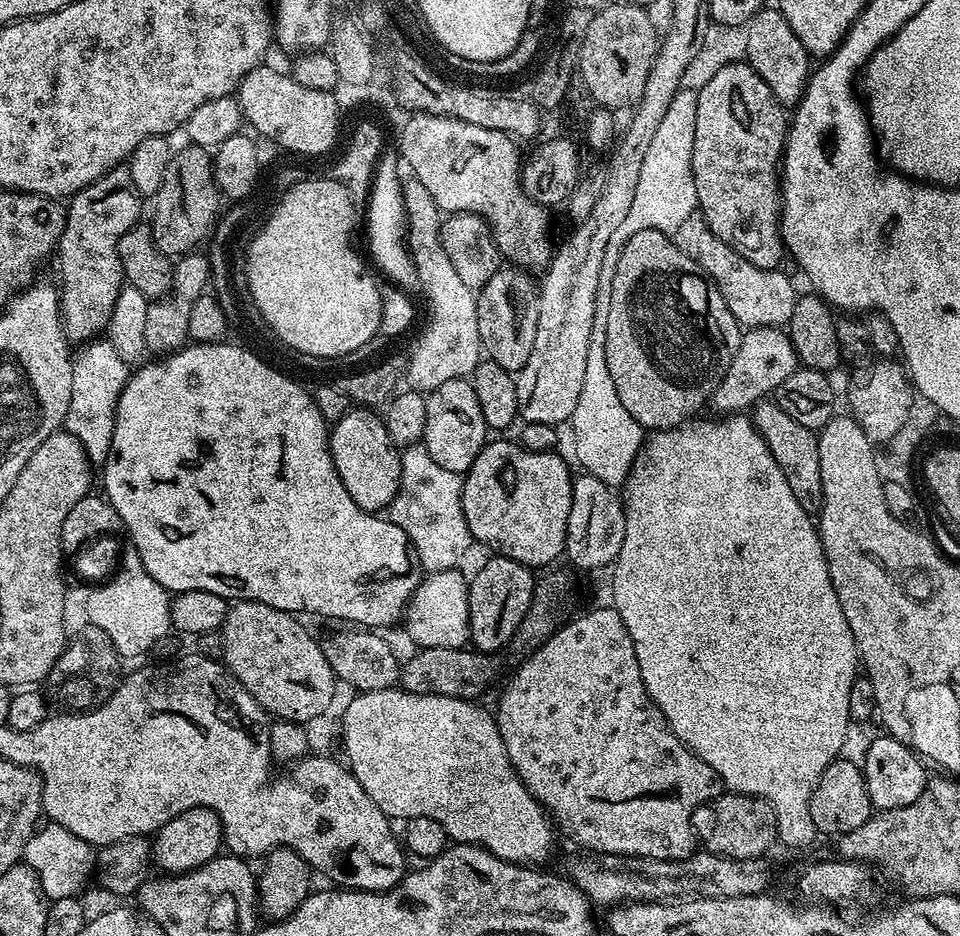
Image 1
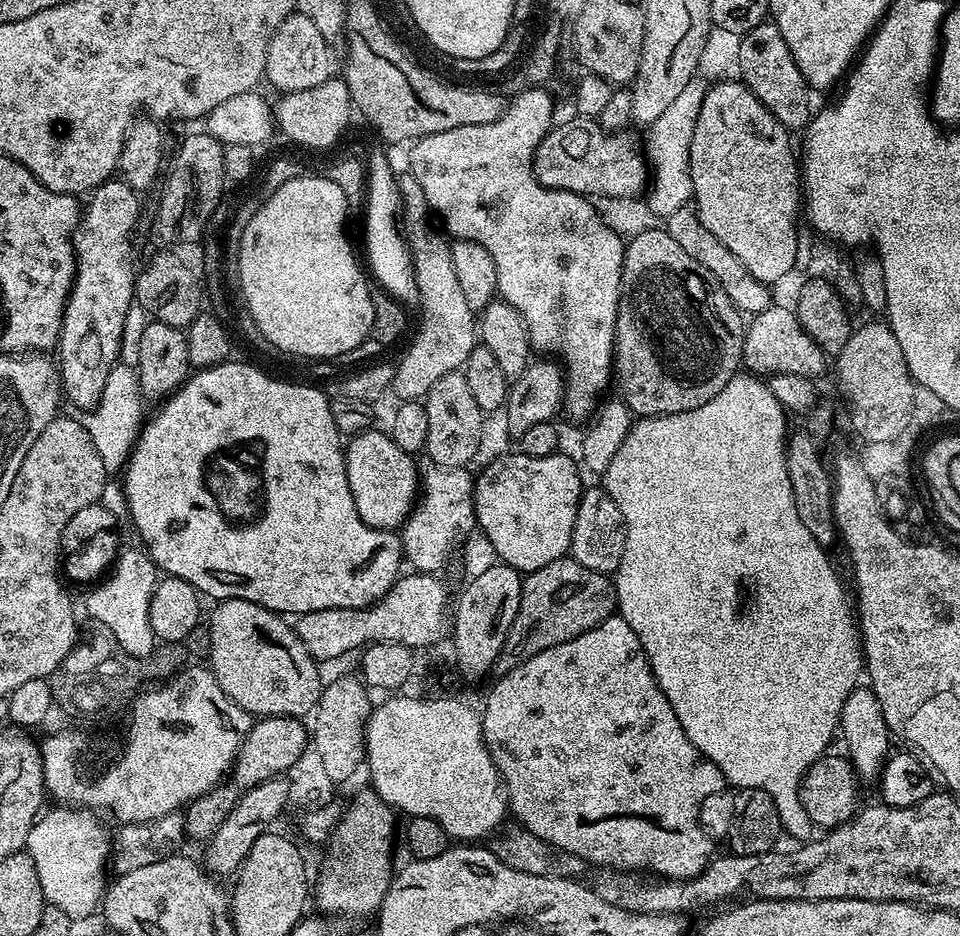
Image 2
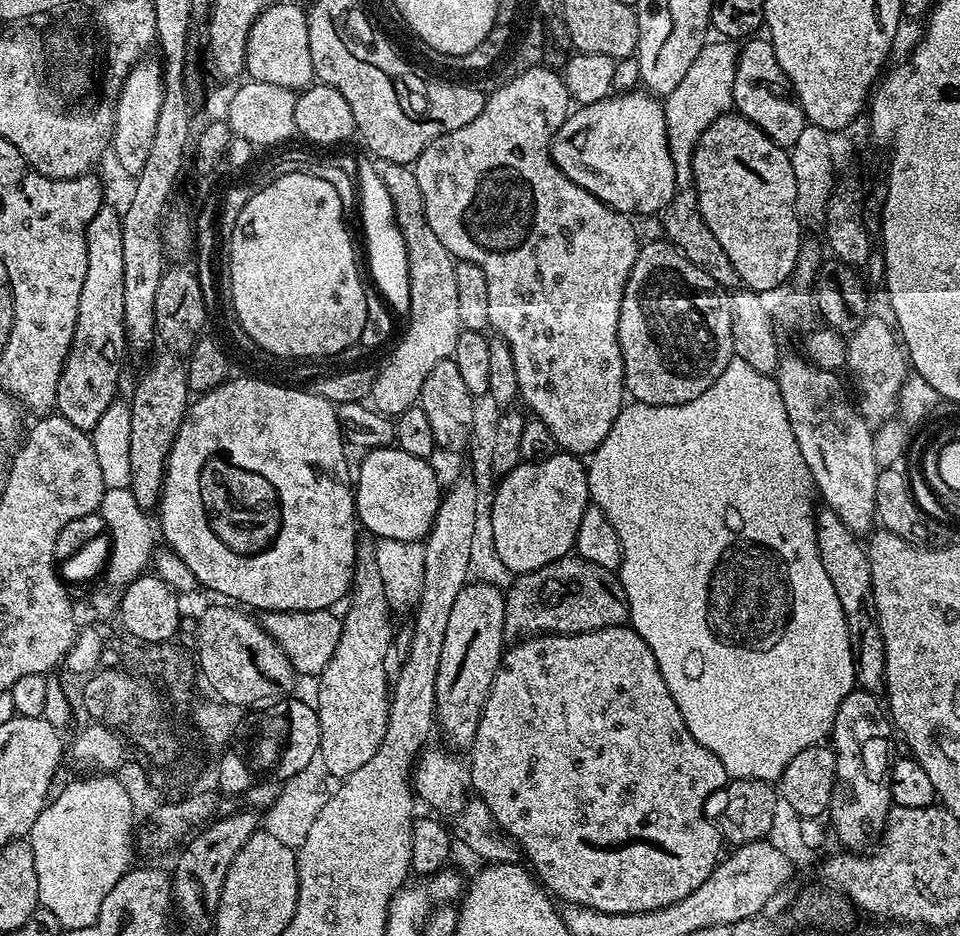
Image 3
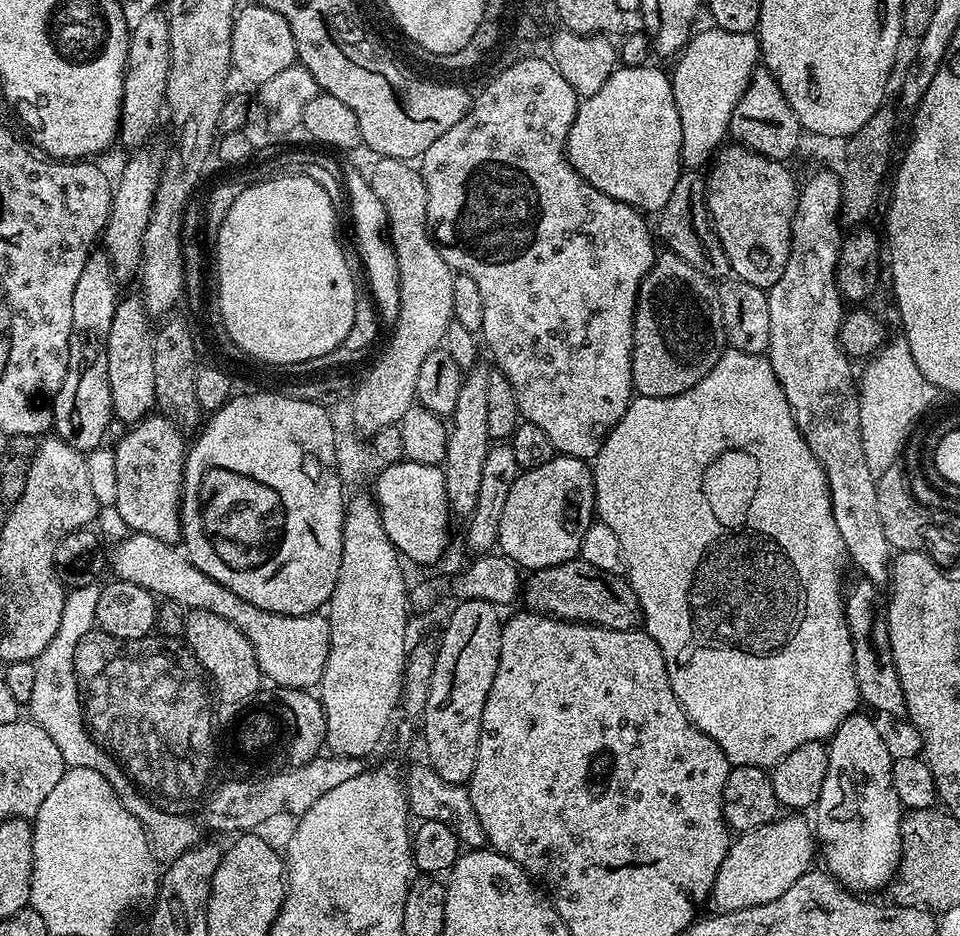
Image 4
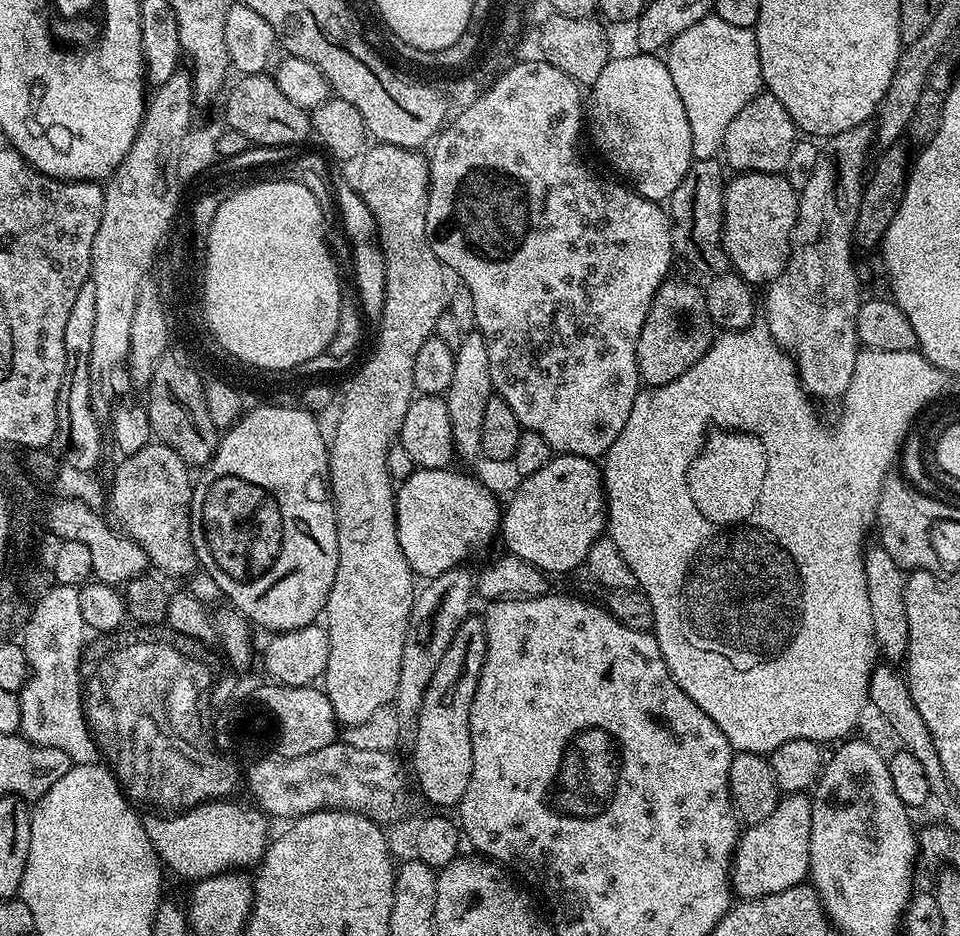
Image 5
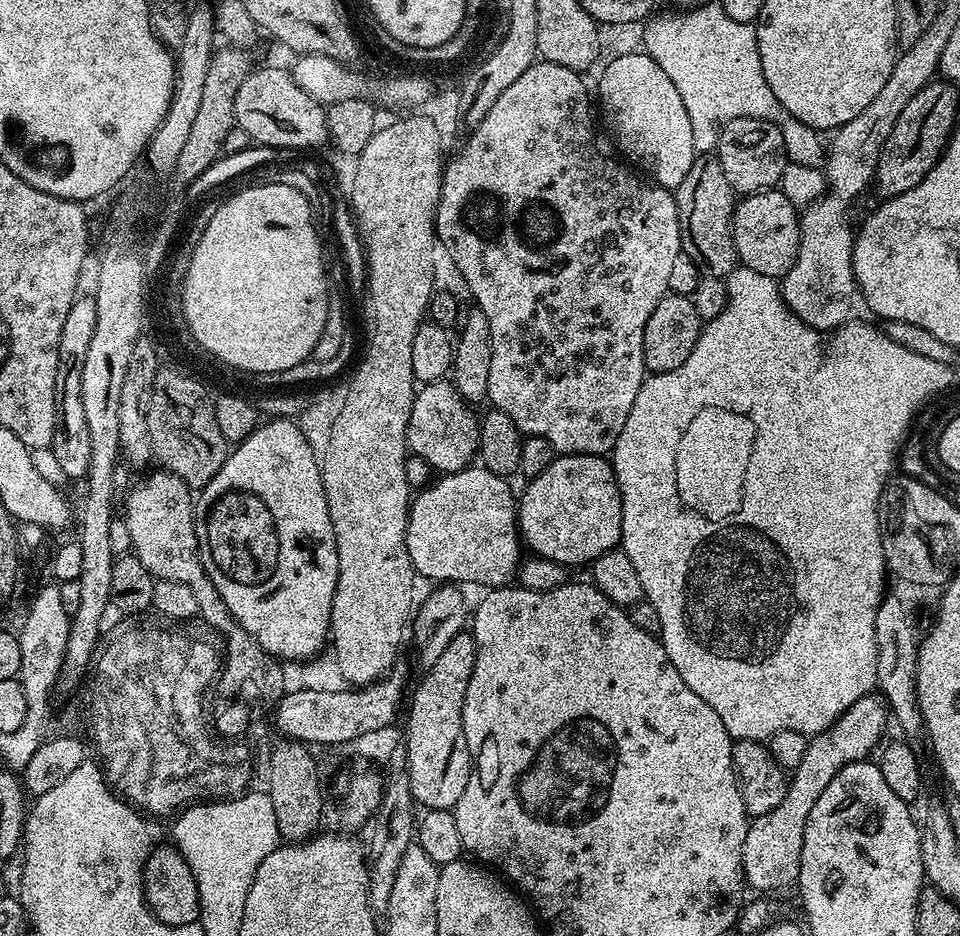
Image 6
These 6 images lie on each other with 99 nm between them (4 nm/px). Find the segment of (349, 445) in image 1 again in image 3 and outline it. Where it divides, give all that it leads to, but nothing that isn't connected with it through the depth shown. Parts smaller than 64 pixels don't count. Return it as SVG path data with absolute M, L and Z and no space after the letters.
M398 447L374 448L363 453L364 461L360 469L354 472L354 495L356 498L356 518L361 529L373 532L379 539L398 539L399 542L420 542L427 537L432 528L434 518L438 514L438 506L442 495L440 480L431 468L431 463L422 458L414 458L414 454L406 454L406 450Z

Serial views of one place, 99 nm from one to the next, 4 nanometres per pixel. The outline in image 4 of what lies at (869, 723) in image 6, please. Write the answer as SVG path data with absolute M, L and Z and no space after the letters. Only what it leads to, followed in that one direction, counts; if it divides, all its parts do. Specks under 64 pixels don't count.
M781 815L766 826L739 833L729 843L726 858L722 858L722 866L718 866L710 897L710 904L716 912L746 910L746 906L774 902L774 898L782 898L802 874L810 871L812 855L815 857L818 852L818 841L809 817L807 820L804 816L807 815Z

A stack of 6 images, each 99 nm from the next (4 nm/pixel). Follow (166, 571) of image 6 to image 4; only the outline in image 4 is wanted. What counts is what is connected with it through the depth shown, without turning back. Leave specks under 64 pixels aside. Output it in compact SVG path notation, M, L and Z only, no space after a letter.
M149 414L127 429L125 436L114 444L116 457L114 470L118 481L118 498L115 506L122 521L132 532L150 534L167 544L179 545L182 540L180 530L180 501L184 490L184 458L186 440L180 437L181 429L163 414Z

